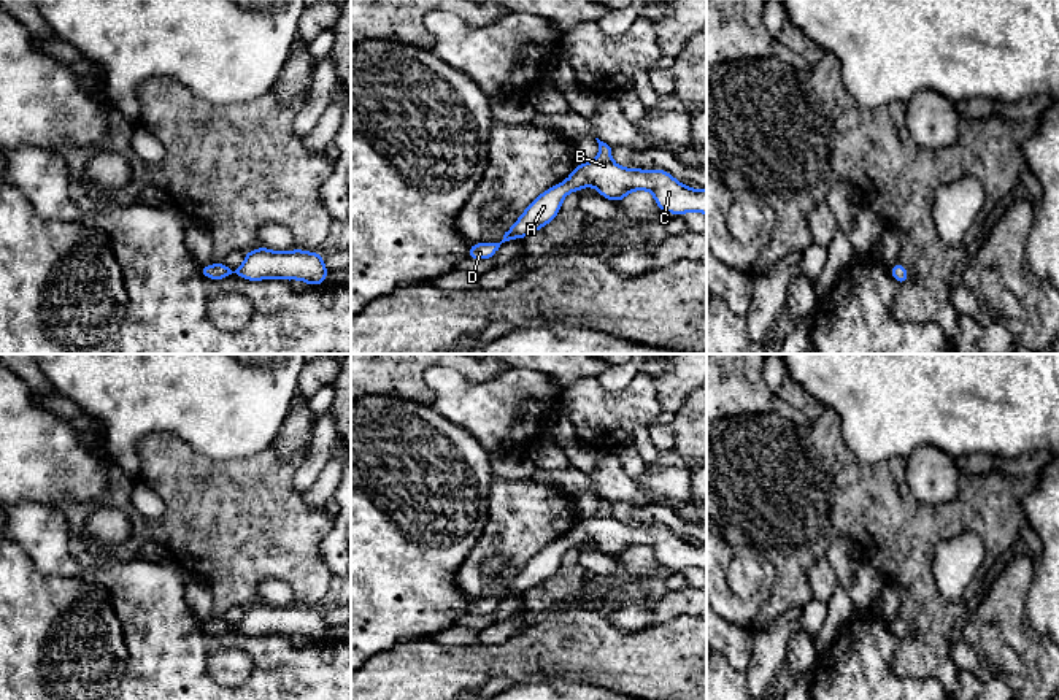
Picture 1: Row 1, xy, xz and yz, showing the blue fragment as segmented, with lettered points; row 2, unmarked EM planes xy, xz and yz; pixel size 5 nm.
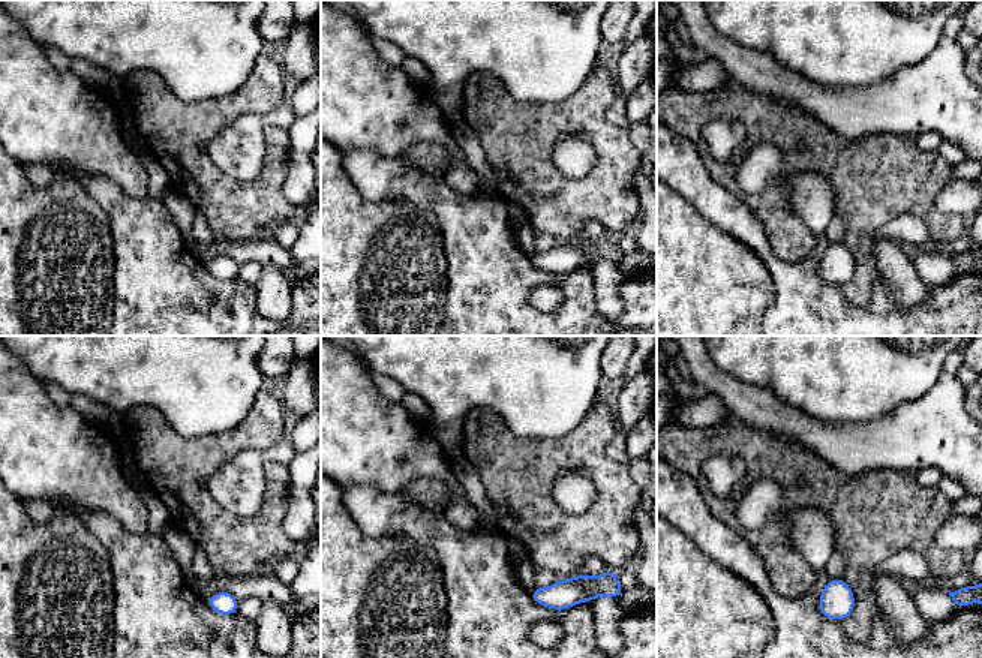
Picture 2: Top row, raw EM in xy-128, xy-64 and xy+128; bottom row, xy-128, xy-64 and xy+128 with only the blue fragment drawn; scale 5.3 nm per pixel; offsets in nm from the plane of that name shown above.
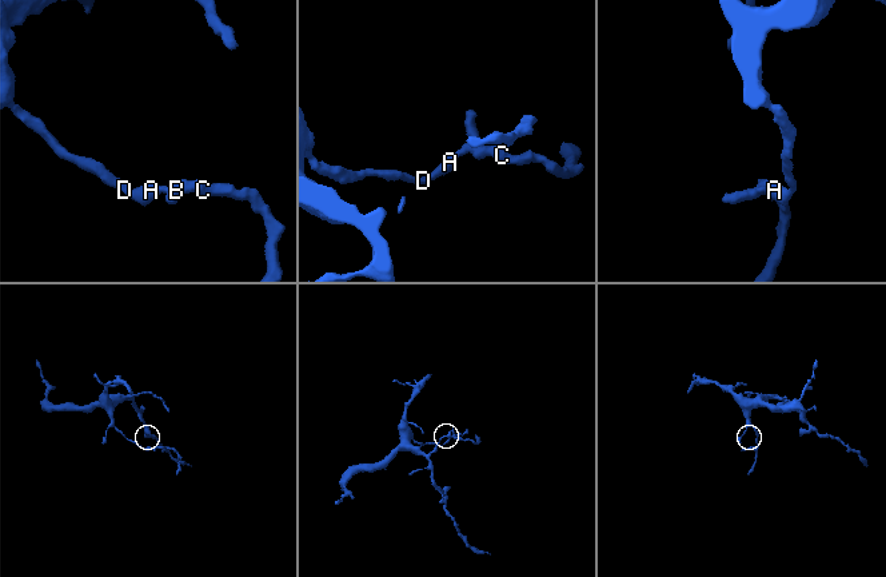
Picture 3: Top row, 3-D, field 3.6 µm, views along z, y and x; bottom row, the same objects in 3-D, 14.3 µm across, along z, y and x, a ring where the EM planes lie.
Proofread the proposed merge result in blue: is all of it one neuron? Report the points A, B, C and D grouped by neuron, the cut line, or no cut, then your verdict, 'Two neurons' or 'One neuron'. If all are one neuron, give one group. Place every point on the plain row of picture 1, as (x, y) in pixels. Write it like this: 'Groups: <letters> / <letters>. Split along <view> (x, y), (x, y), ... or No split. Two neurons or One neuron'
Groups: A B C D. No split. One neuron

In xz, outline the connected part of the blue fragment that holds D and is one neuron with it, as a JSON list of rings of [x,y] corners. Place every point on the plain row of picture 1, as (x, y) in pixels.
[[[599,494],[595,495],[599,511],[592,517],[578,519],[564,538],[540,549],[505,587],[500,598],[470,600],[468,614],[492,614],[502,598],[514,594],[524,595],[532,587],[543,584],[556,575],[568,548],[578,548],[587,541],[594,541],[603,554],[613,557],[624,557],[632,546],[651,546],[660,567],[707,570],[707,544],[689,544],[662,524],[649,527],[619,522],[611,514],[611,503]]]

